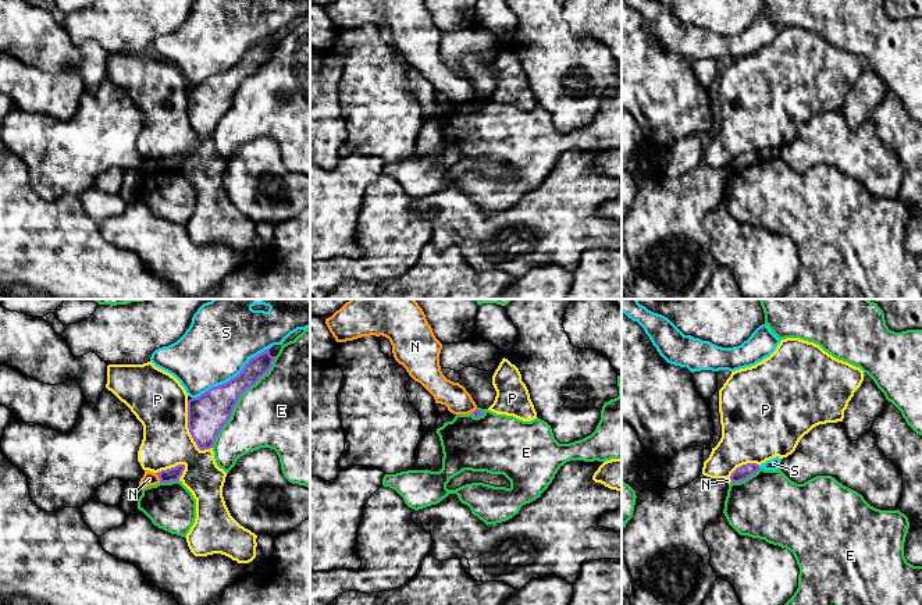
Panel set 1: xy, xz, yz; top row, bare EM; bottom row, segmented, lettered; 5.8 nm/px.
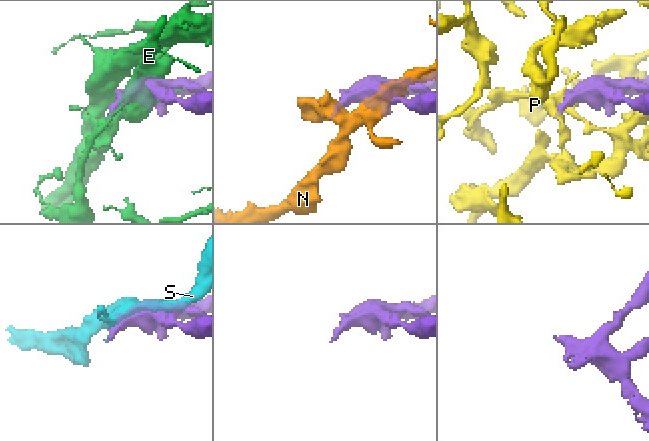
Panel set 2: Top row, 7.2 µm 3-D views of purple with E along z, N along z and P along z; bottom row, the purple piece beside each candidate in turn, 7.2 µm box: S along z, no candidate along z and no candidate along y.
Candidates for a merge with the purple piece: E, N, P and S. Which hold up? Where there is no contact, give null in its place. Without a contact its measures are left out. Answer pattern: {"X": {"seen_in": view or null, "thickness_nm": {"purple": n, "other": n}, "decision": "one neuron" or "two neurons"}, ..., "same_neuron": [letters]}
{"E": {"seen_in": "xy", "thickness_nm": {"purple": 220, "other": 440}, "decision": "two neurons"}, "N": {"seen_in": "xy", "thickness_nm": {"purple": 80, "other": 80}, "decision": "two neurons"}, "P": {"seen_in": "xy", "thickness_nm": {"purple": 220, "other": 320}, "decision": "two neurons"}, "S": {"seen_in": "xy", "thickness_nm": {"purple": 220, "other": 400}, "decision": "two neurons"}, "same_neuron": []}

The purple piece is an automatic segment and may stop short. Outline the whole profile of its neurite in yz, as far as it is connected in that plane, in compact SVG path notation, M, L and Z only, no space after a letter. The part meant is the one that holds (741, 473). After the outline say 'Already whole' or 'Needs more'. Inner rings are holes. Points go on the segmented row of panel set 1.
M747 463L747 465L743 465L740 467L737 467L731 476L730 476L730 480L733 483L740 483L740 481L744 481L747 480L748 477L751 477L752 474L755 474L758 470L759 470L759 465L757 463Z. Already whole

